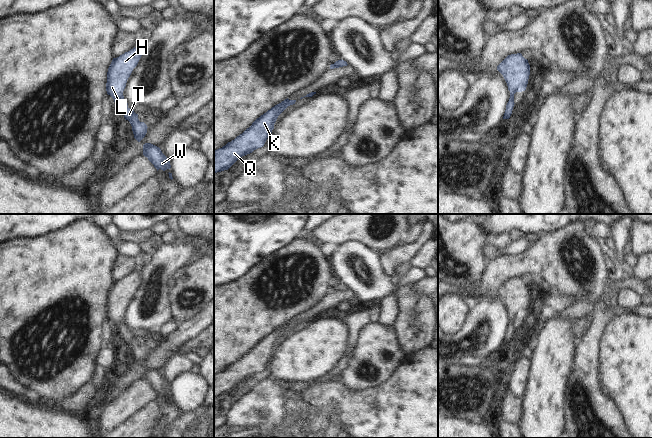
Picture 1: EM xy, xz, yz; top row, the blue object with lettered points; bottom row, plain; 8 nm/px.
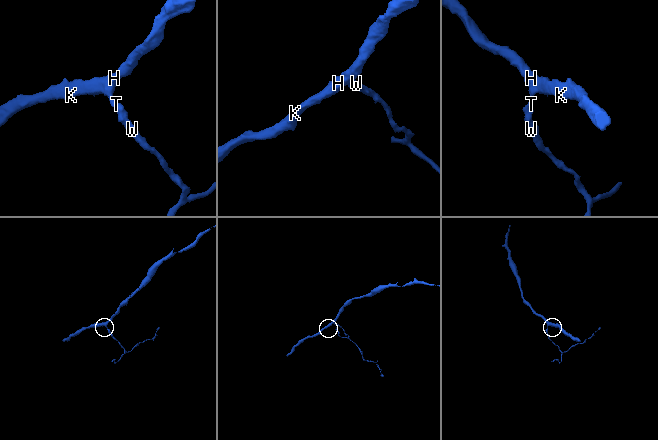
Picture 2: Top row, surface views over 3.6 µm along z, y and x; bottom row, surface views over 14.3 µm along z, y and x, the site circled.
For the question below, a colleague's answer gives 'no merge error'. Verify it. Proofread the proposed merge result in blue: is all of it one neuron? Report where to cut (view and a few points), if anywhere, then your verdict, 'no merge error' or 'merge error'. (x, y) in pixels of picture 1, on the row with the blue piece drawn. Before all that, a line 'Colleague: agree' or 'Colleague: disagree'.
Colleague: agree
no cut; no merge error

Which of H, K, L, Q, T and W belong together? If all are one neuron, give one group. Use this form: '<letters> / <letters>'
H K L Q T W

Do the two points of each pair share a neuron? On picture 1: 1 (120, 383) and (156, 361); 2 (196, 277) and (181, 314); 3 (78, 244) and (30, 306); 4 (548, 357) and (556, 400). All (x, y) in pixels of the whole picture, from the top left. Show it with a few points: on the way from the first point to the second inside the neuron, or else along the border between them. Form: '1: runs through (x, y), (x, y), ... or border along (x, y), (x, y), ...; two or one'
1: runs through (129, 376), (147, 363); one
2: runs through (186, 287), (176, 294), (175, 302), (177, 304); one
3: runs through (77, 259), (45, 291); one
4: runs through (548, 368), (548, 389); one

